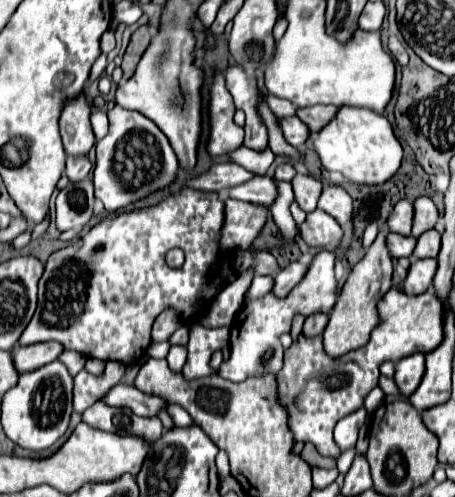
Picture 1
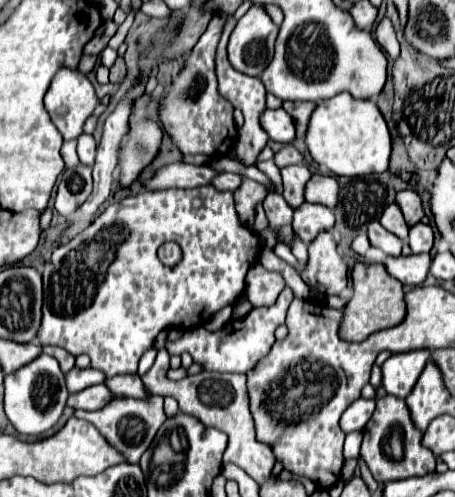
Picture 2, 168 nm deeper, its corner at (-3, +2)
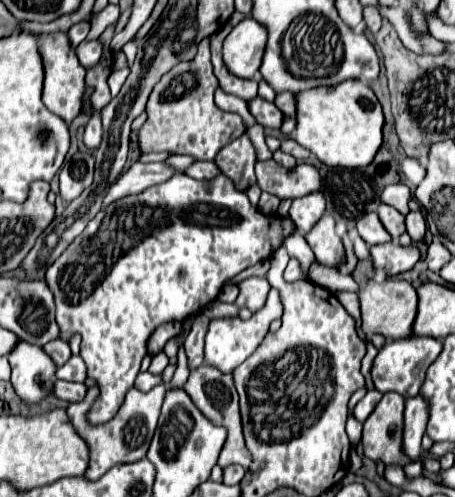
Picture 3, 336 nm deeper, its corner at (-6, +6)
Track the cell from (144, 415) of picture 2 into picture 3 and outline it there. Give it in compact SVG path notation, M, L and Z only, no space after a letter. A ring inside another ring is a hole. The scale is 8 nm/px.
M160 384L156 388L152 388L150 392L140 392L136 388L130 388L120 410L116 412L116 416L104 424L90 424L88 422L88 410L92 406L92 402L96 402L96 398L100 396L100 390L94 386L88 386L88 394L82 402L74 402L68 406L68 416L70 422L76 426L76 432L88 442L90 446L90 466L88 472L84 474L90 480L98 480L104 472L108 472L112 466L116 464L124 464L124 462L136 462L140 458L146 456L150 440L154 436L158 418L160 418L160 406L164 402L164 394L166 394L166 386Z

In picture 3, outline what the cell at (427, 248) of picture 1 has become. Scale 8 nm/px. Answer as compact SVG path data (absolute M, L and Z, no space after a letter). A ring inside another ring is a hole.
M410 212L406 216L406 232L412 236L414 242L424 240L424 236L426 236L426 218L422 216L422 212Z

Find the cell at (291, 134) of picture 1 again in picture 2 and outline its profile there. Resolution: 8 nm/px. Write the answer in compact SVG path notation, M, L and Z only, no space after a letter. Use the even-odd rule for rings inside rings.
M283 108L263 110L259 120L261 120L261 128L269 134L271 140L283 142L283 144L293 142L293 134L295 134L293 120L289 118L289 114L285 114Z

